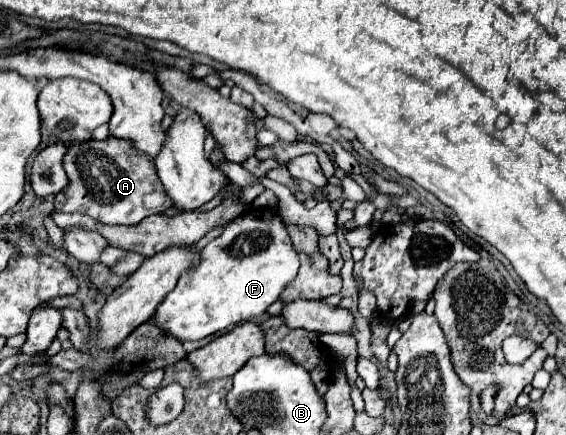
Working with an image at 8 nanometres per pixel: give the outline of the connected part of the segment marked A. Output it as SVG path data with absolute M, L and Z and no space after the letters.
M109 136L107 140L89 140L89 146L73 144L63 158L63 166L69 184L55 196L55 210L85 212L103 224L132 226L173 206L173 200L167 200L153 160L129 140Z

